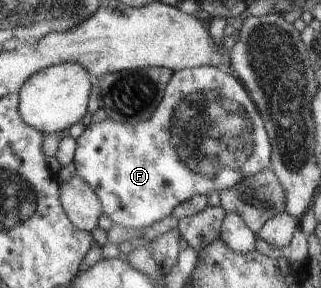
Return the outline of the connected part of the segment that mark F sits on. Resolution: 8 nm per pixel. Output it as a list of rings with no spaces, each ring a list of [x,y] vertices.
[[[200,66],[175,72],[167,85],[160,105],[148,121],[130,125],[118,123],[107,118],[105,121],[101,121],[101,123],[93,123],[85,126],[83,133],[75,137],[75,139],[76,153],[74,154],[74,161],[72,163],[77,168],[77,174],[91,185],[91,188],[101,201],[103,213],[110,217],[113,224],[122,226],[123,228],[141,230],[150,227],[152,224],[164,219],[167,215],[172,214],[173,209],[187,199],[199,195],[208,195],[212,191],[221,193],[271,166],[272,146],[265,130],[263,119],[242,82],[233,73],[228,72],[221,66]]]

